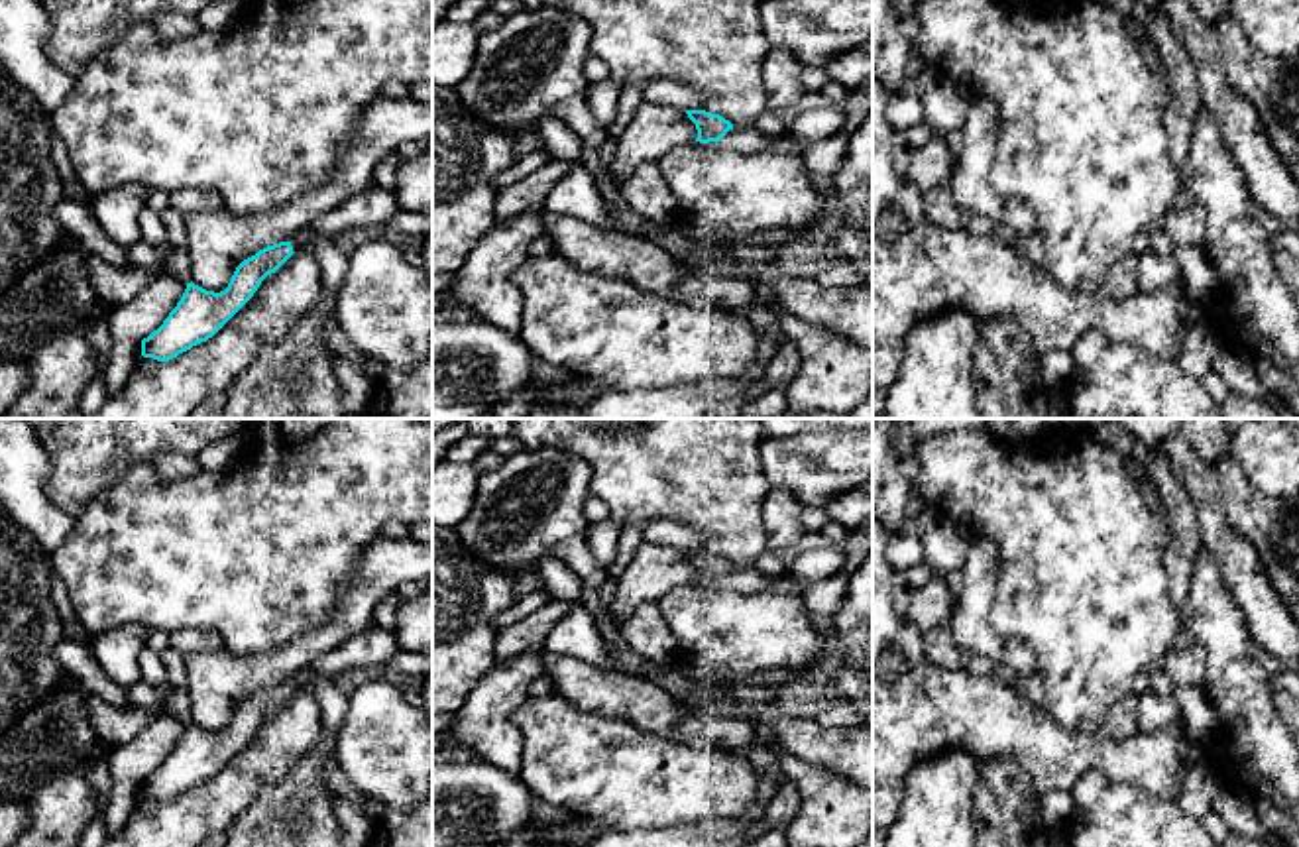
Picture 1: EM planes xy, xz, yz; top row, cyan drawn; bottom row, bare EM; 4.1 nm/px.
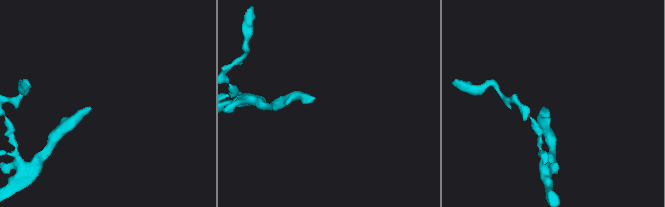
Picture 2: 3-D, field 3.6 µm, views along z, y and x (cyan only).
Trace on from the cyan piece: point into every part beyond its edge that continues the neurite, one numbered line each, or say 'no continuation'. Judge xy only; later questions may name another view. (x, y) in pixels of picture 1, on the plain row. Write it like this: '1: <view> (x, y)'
1: xy (372, 649)

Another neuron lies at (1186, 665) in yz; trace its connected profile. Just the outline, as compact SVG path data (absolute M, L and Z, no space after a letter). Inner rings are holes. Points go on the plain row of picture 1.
M1181 631L1159 664L1175 686L1201 686L1207 674L1203 645L1187 631Z

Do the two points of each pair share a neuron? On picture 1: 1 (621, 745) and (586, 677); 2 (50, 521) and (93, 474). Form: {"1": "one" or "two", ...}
{"1": "two", "2": "two"}

